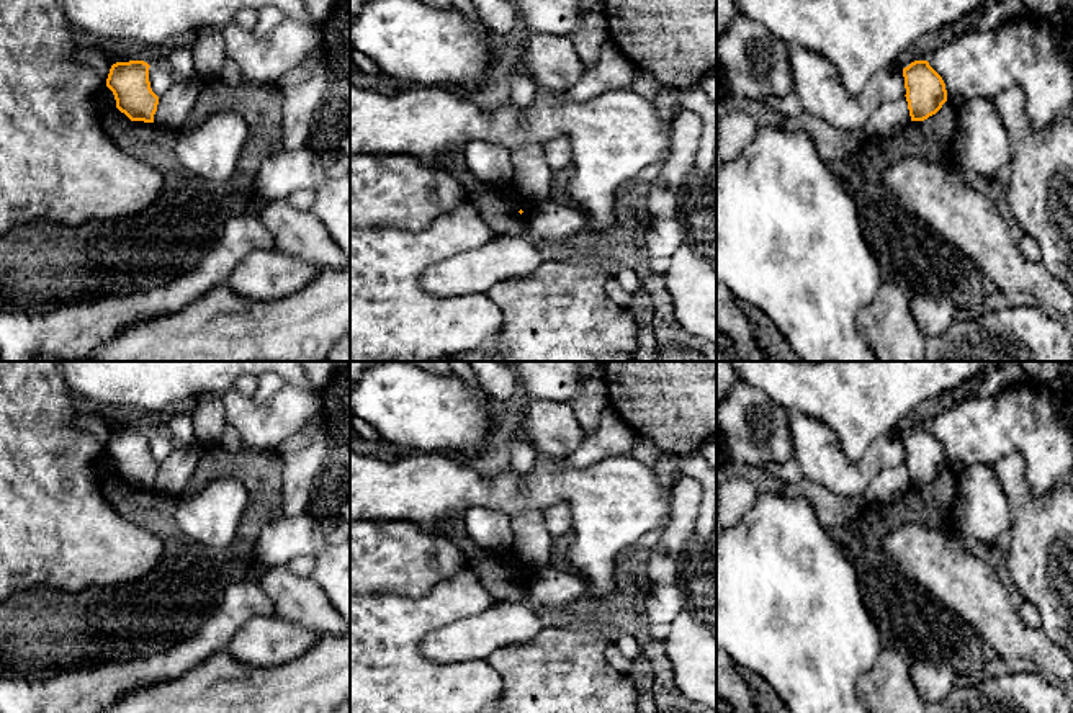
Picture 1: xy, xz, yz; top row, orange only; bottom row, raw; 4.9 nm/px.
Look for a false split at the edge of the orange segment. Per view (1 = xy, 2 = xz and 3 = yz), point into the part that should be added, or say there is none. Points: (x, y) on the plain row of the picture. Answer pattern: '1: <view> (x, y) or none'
1: none
2: none
3: none

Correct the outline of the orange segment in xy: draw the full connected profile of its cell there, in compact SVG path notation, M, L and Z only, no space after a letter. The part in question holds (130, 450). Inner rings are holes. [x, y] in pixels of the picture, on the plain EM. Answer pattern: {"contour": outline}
{"contour": "M129 427L110 435L106 453L114 461L116 474L131 487L154 489L159 463L150 455L149 433L144 427Z"}

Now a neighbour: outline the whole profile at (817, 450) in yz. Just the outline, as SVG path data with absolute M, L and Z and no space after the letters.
M800 412L790 414L788 435L793 443L793 461L803 478L859 502L880 471L906 461L903 435L898 432L875 438L855 461L842 453L834 432L818 419Z

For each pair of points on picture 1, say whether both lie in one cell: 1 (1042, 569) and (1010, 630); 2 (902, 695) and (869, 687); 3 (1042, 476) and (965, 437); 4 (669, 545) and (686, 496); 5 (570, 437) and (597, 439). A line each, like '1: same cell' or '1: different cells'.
1: different cells
2: same cell
3: same cell
4: same cell
5: different cells

